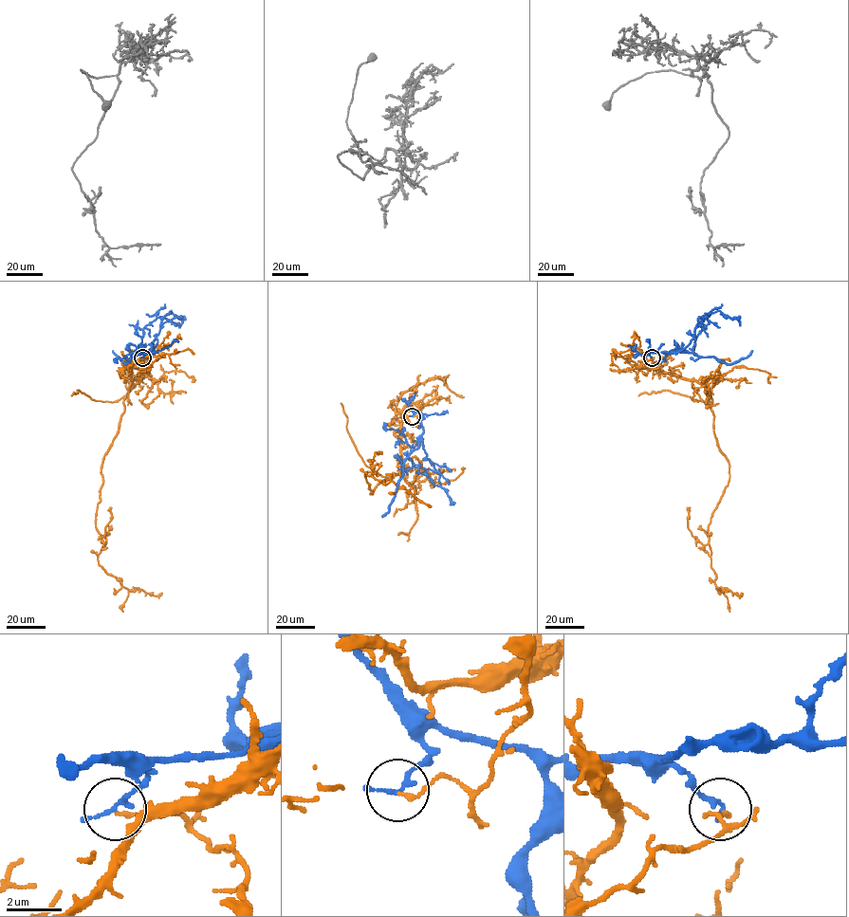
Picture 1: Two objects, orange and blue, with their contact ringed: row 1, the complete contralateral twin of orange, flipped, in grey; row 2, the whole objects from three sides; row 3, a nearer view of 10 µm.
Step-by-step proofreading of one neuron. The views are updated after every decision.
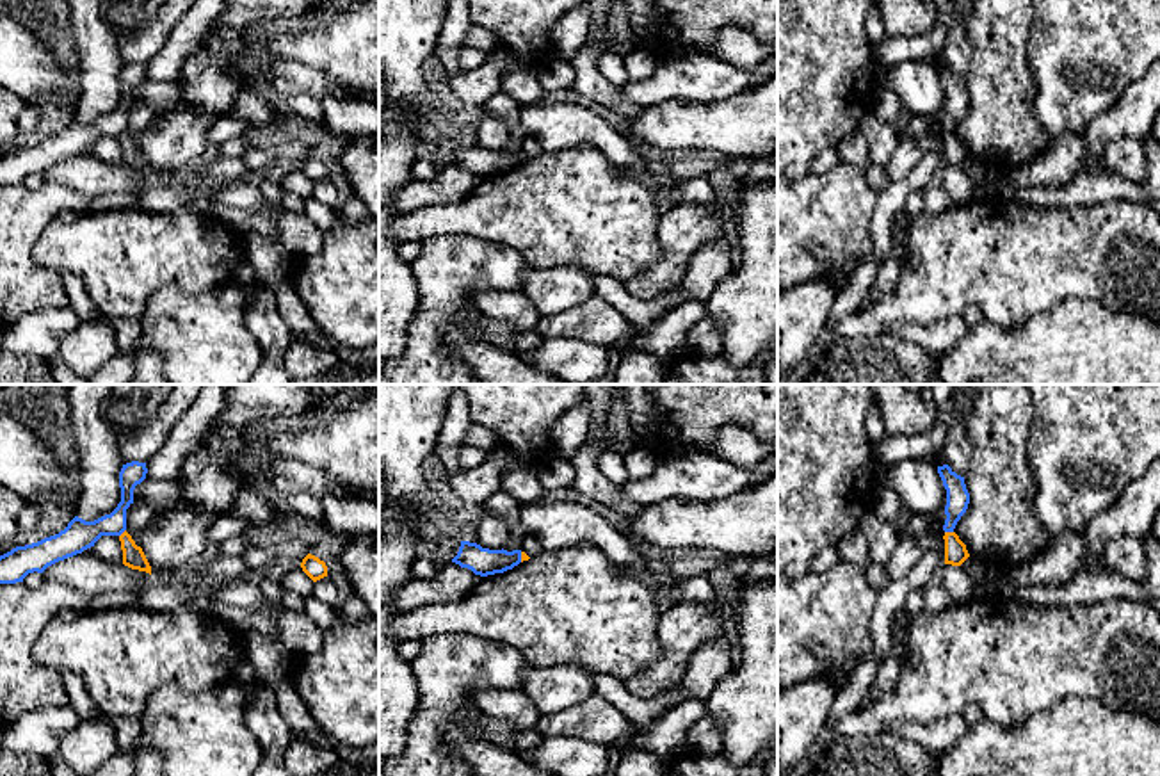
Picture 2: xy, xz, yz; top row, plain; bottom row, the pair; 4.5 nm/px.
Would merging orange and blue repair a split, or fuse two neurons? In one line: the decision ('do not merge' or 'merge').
do not merge

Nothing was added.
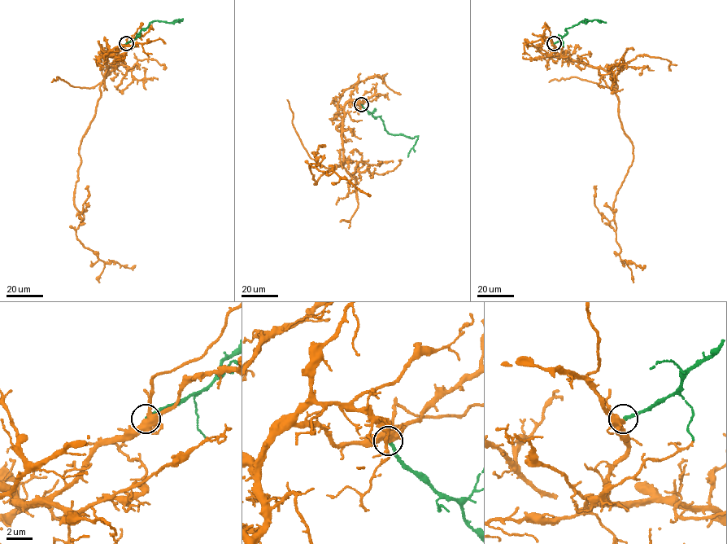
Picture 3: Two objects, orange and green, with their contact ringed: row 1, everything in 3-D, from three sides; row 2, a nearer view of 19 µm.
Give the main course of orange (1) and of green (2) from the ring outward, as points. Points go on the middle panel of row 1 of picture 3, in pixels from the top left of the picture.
1: (361, 104), (347, 103), (343, 108), (343, 162), (315, 184), (309, 167), (333, 170), (371, 195)
2: (361, 104), (374, 117), (379, 116), (389, 133), (413, 138), (416, 136), (418, 138), (408, 156)

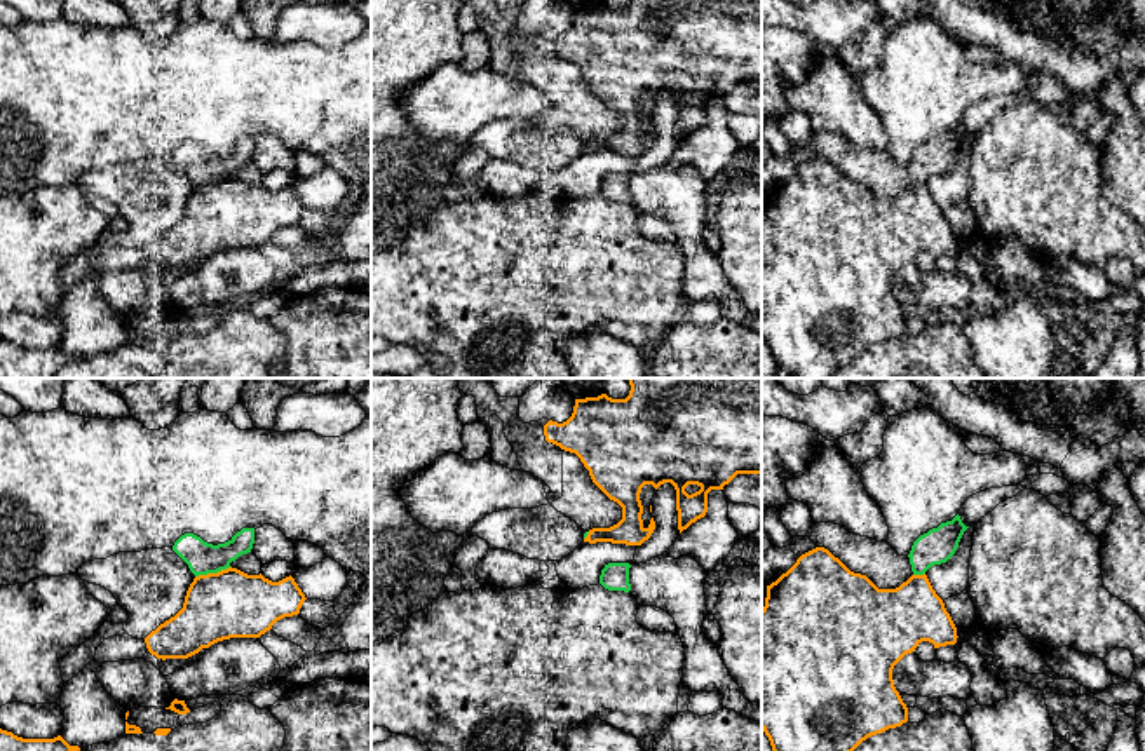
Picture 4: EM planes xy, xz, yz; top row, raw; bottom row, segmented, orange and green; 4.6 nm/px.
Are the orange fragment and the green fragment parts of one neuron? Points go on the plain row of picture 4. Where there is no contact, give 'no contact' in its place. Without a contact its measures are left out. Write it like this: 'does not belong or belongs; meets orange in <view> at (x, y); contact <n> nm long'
does not belong; meets orange in xy at (213, 183); contact 180 nm long

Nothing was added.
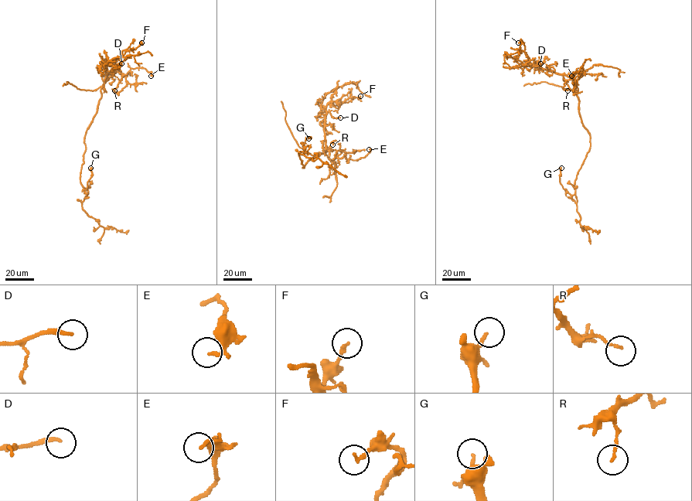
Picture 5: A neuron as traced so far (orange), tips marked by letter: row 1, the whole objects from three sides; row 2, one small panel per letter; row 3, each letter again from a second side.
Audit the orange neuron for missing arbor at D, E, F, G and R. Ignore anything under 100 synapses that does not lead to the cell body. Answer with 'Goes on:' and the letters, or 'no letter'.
Goes on: no letter

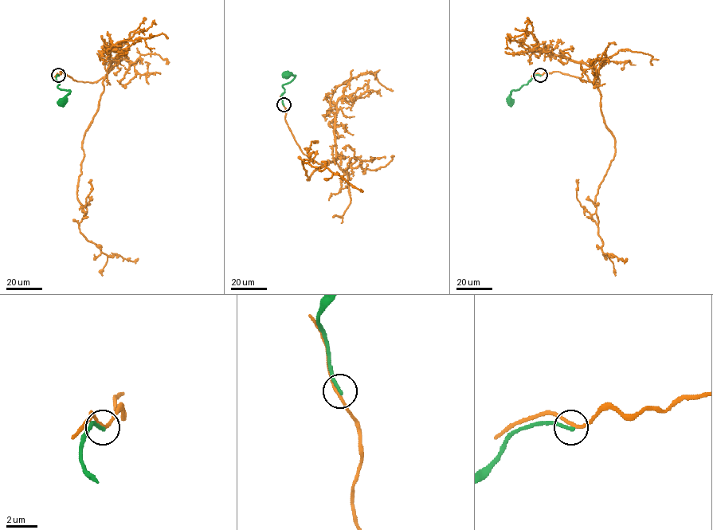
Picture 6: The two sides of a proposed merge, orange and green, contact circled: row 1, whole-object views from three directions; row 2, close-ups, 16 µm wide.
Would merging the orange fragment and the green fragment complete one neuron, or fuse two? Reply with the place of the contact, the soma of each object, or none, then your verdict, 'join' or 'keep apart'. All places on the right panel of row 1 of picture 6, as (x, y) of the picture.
at (540, 75); no cell body on orange; cell body of green at (510, 102); keep apart

